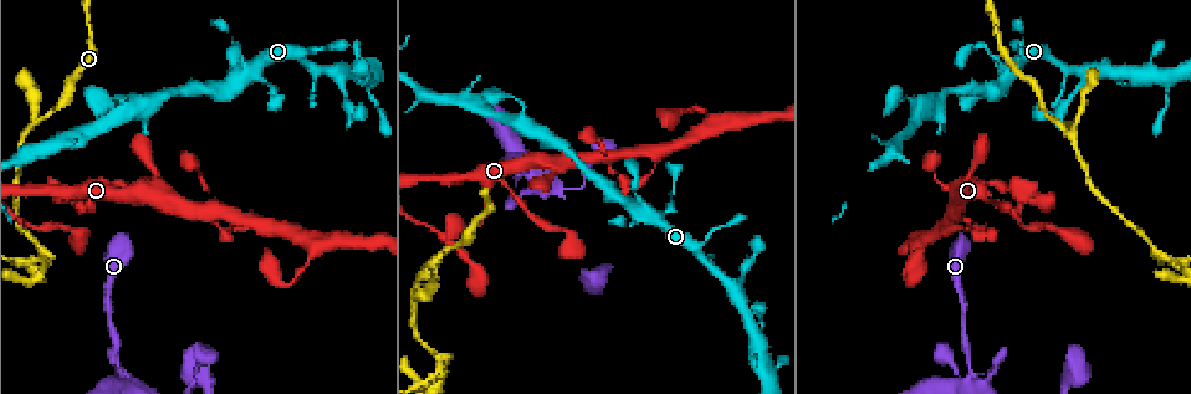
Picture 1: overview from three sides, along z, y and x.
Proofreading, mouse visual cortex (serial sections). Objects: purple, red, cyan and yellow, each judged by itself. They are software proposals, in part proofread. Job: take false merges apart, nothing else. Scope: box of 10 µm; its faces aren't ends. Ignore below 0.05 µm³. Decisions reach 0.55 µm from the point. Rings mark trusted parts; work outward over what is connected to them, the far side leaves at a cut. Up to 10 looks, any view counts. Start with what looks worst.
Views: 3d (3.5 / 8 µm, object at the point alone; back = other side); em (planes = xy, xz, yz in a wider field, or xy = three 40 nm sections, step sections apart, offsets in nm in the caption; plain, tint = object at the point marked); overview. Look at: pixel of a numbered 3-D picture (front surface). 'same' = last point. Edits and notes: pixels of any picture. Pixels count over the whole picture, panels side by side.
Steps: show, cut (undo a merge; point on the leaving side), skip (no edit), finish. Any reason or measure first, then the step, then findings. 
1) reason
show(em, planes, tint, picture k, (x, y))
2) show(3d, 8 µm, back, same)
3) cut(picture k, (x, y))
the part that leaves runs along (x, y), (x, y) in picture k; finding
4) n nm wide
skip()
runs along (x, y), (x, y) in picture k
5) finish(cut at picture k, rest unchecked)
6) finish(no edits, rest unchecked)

sharp bend
show(3d, 3.5 µm, picture 1, (987, 49))

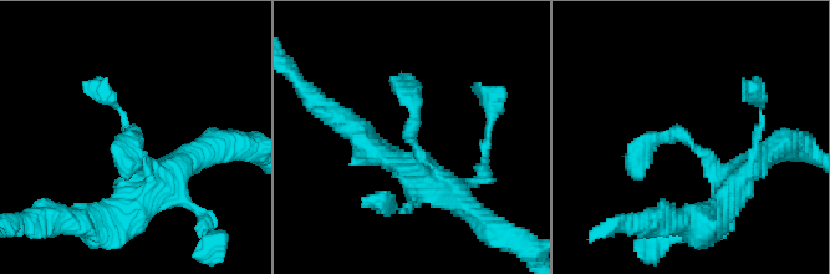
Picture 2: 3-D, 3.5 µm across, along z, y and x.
need the tissue
show(em, xy, step 2, tint, picture 2, (688, 141))

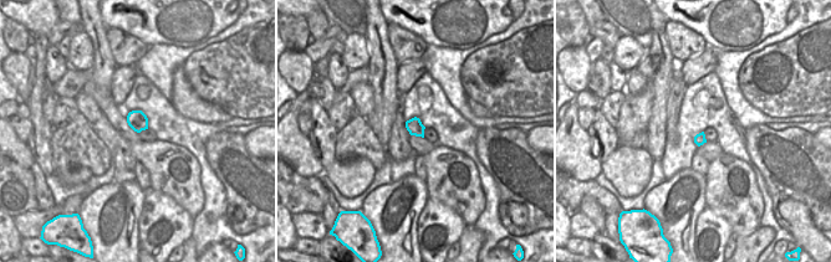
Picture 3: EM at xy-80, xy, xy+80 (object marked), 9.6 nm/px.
skip()
all the same cell

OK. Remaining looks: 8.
show(3d, 3.5 µm, picture 1, (32, 124))

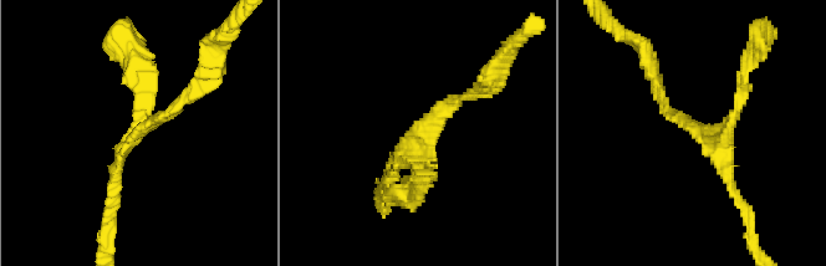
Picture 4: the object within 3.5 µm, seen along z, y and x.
now the EM
show(em, xy, step 5, plain, picture 4, (418, 134))

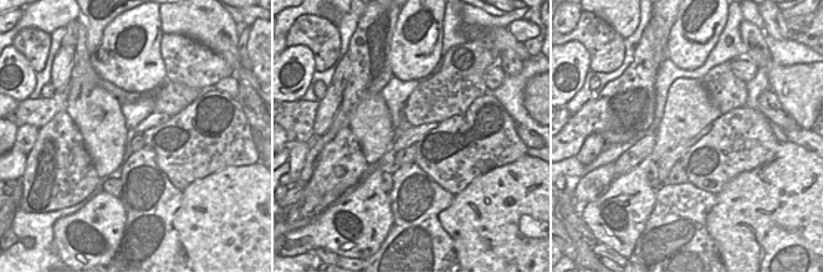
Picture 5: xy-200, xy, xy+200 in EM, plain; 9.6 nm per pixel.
where the object lies
show(em, xy, step 5, tint, same)

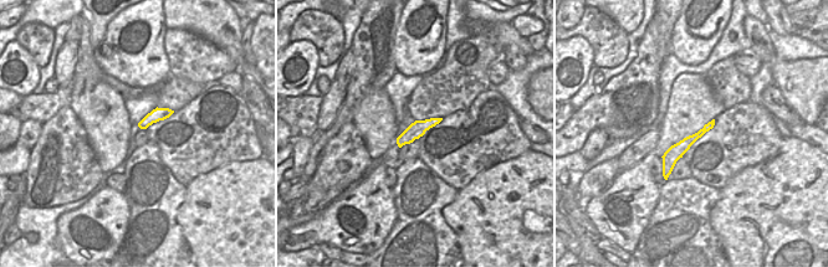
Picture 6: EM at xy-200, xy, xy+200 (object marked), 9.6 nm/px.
3 arms
skip()
runs along (197, 87), (121, 152), (113, 198) in picture 4; all the same cell

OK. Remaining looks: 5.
arms part here
show(3d, 3.5 µm, picture 1, (44, 257))

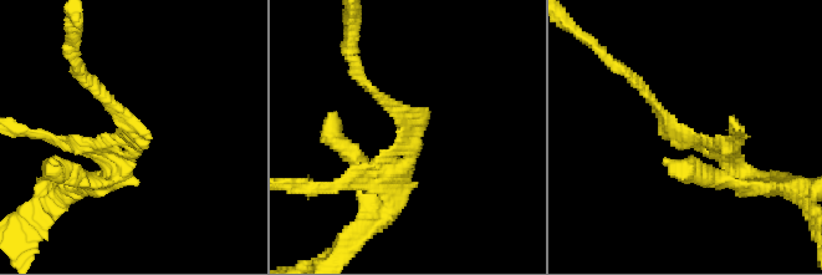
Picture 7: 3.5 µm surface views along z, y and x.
3 arms; arms of 150, 150, 200 nm
show(em, planes, tint, picture 7, (127, 138))

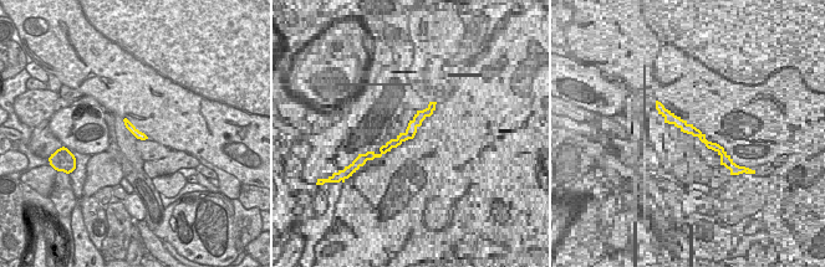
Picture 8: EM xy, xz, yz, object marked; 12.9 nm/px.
skip()
runs along (641, 88), (736, 177), (730, 184) in picture 7; continuous, no second cell

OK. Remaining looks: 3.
thick turns thin
show(3d, 3.5 µm, picture 1, (209, 214))

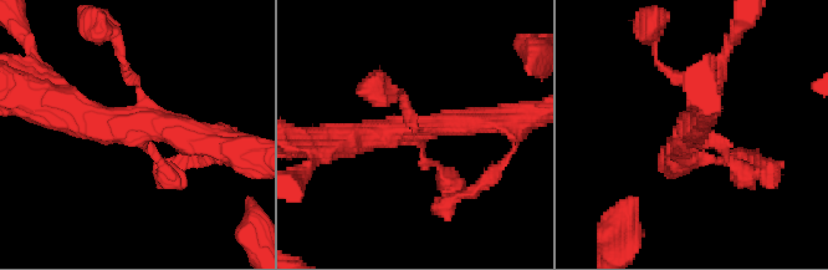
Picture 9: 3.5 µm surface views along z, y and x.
show(em, planes, tint, picture 9, (134, 127))

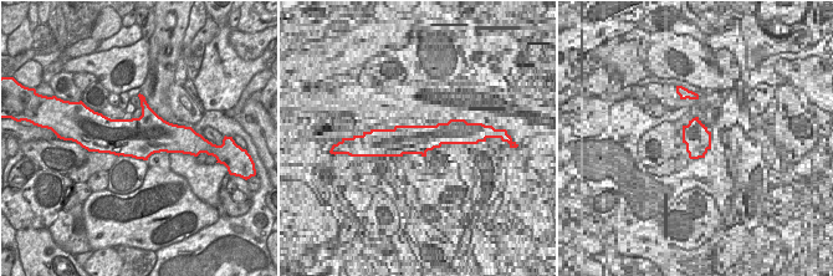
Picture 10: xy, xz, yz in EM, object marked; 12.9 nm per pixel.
skip()
continuous, no second cell

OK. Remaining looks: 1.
finish(no edits, rest unchecked)

